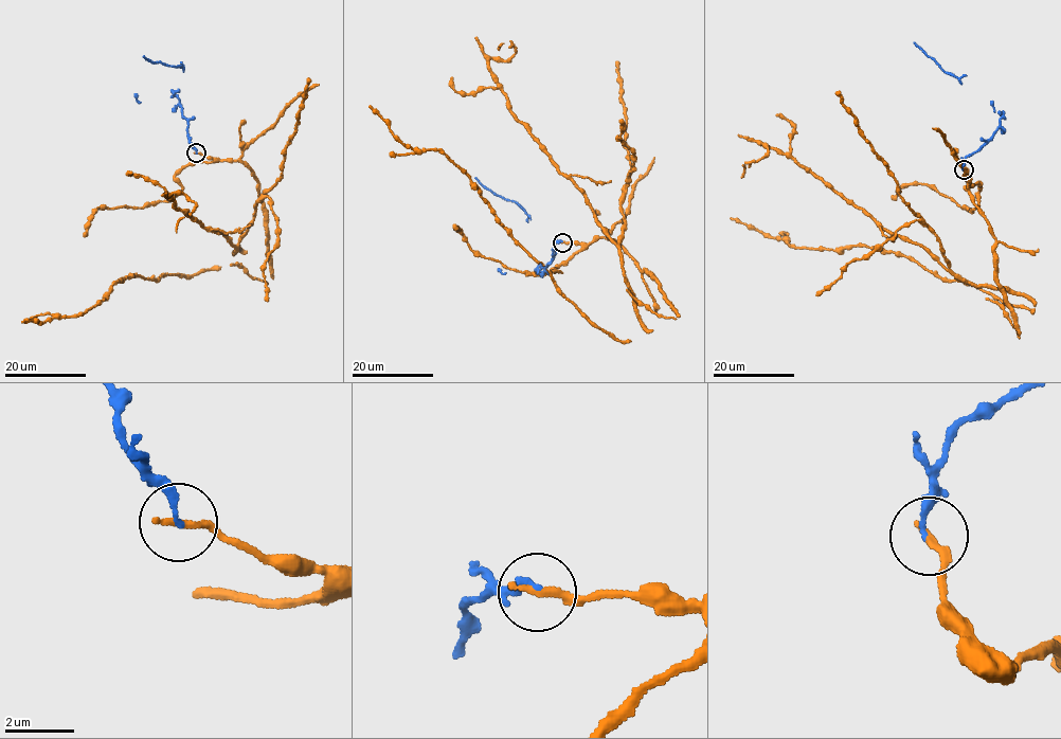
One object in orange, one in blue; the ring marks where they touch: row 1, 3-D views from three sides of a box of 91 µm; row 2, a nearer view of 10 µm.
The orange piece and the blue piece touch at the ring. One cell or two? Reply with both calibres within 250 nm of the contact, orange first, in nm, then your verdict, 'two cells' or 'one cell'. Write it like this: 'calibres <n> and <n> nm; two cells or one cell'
calibres 240 and 190 nm; two cells

